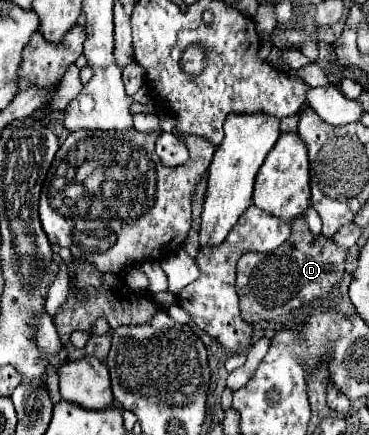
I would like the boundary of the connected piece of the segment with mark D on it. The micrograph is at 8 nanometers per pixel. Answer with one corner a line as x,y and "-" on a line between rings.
296,219
292,235
286,243
270,253
248,253
238,261
236,289
240,295
240,315
246,321
270,321
292,309
302,307
310,299
324,297
344,275
346,255
332,239
312,235
304,219

